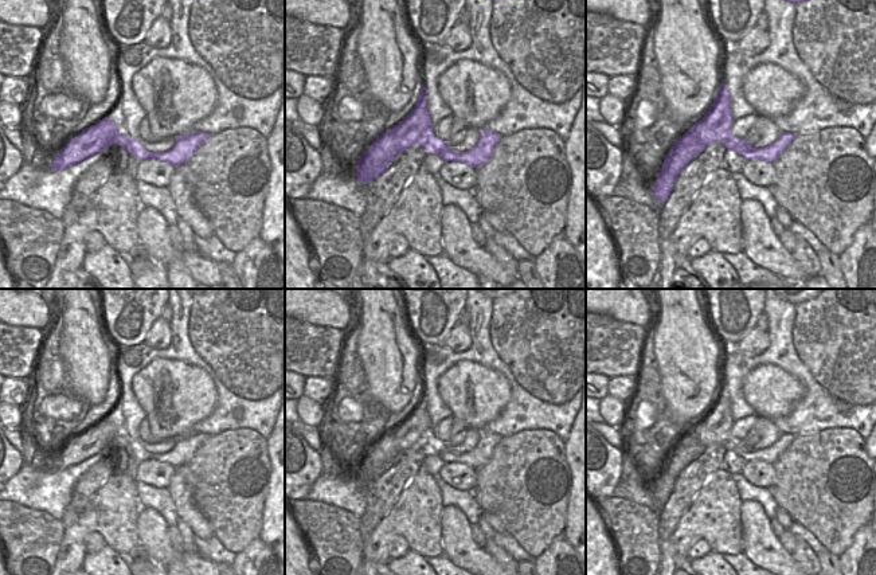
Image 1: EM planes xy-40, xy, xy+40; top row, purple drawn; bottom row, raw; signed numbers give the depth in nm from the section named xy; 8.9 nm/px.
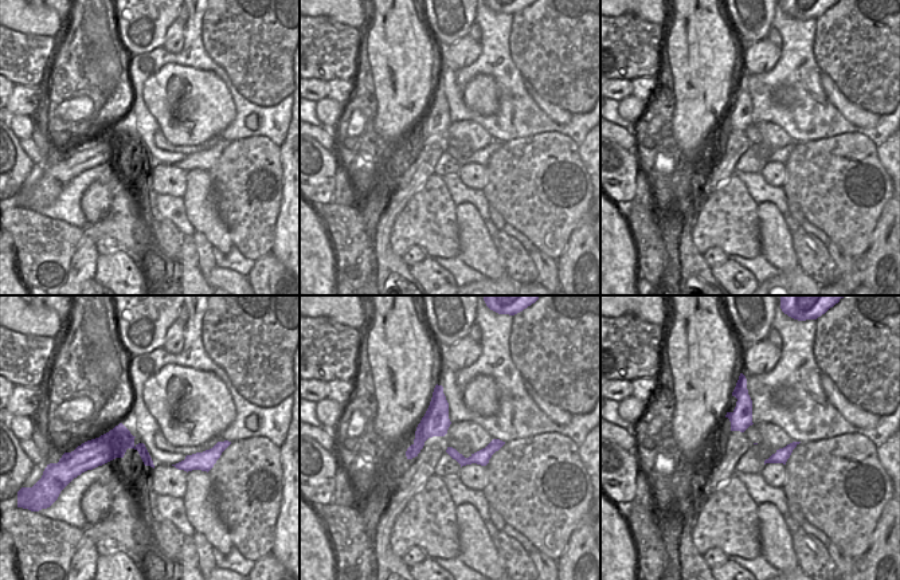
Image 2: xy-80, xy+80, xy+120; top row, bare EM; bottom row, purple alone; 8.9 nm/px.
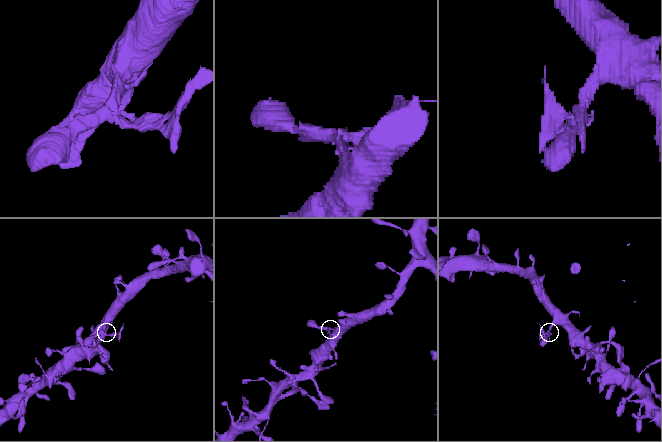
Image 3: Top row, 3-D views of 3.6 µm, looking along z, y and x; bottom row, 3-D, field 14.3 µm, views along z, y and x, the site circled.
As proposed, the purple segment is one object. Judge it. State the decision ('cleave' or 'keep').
cleave

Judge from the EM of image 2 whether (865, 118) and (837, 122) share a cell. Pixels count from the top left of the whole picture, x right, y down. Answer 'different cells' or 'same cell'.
different cells

